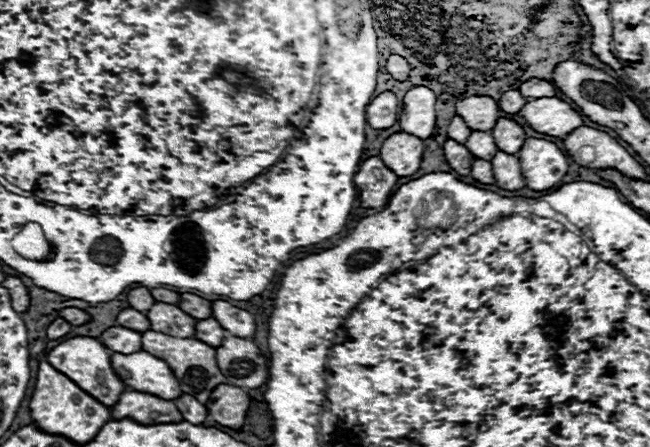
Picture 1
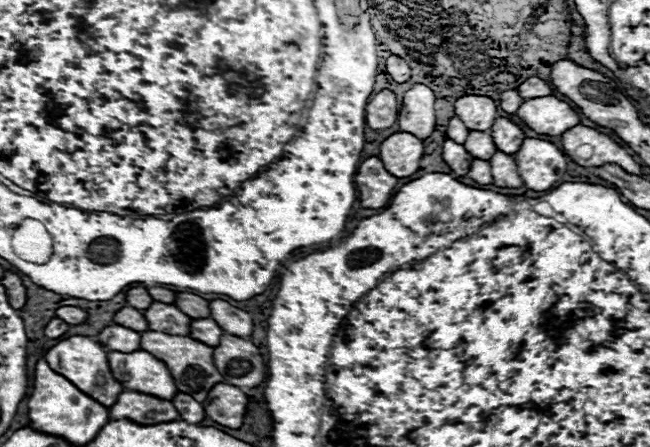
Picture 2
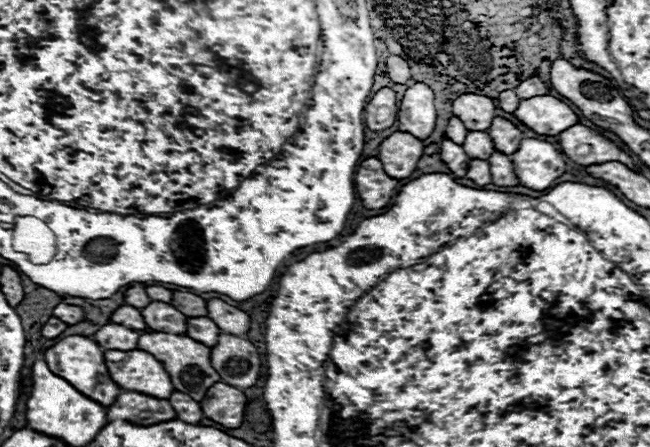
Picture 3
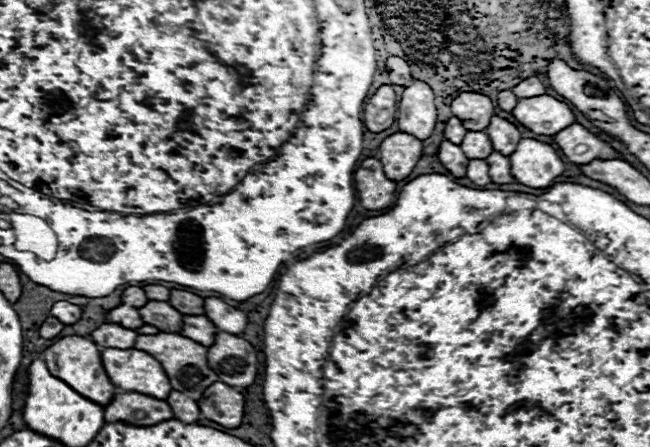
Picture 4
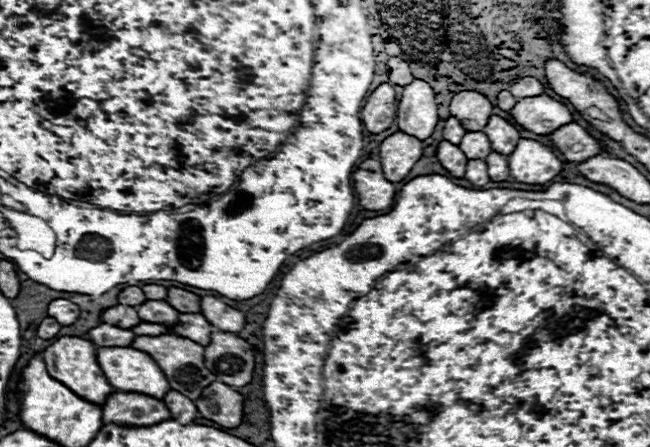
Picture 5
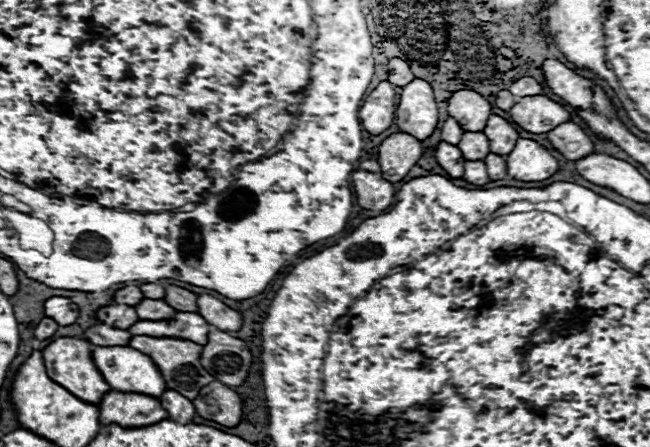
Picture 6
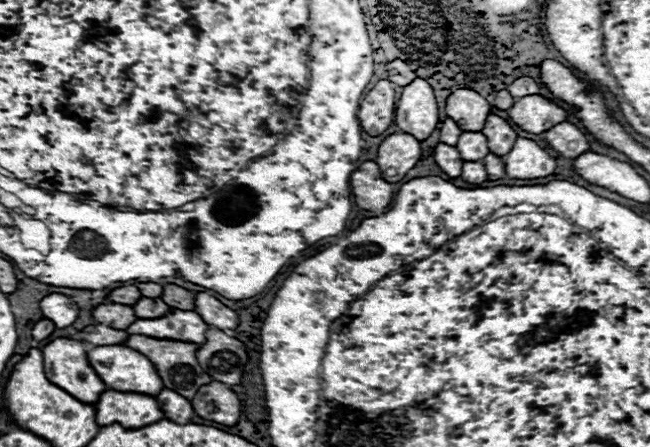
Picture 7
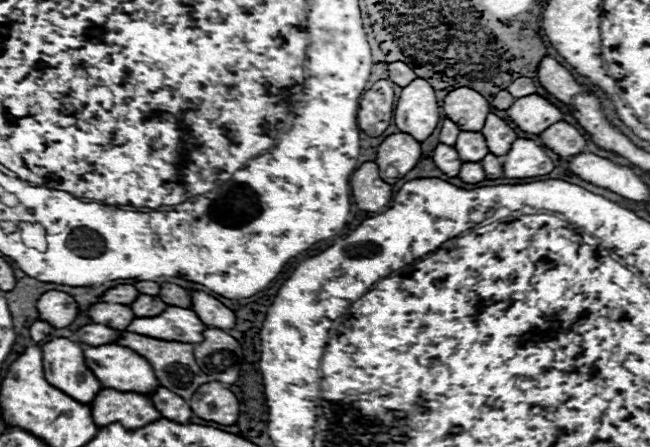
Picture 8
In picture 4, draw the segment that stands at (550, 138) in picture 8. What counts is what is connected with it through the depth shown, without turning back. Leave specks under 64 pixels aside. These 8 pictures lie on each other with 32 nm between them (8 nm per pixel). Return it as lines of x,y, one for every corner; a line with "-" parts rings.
572,124
554,136
560,150
574,164
590,164
592,160
624,160
608,142
586,130
582,124

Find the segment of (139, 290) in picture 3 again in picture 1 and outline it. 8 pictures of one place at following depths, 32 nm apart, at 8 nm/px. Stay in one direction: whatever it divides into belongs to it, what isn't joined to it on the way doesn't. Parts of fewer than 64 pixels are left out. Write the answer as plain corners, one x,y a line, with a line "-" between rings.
134,288
134,290
130,290
130,294
128,294
128,302
130,302
130,306
136,308
138,312
146,314
146,312
154,306
156,300
154,300
154,296
150,294
148,288

